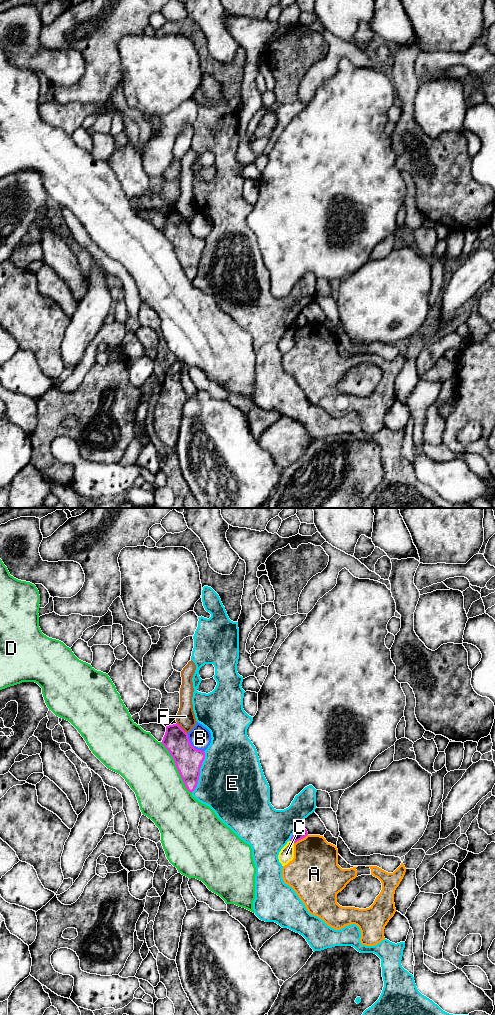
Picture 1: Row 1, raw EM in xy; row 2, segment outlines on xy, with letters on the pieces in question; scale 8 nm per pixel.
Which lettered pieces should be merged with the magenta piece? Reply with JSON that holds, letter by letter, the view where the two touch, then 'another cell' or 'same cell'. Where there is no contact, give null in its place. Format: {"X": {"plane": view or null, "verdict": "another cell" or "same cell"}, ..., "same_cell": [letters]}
{"A": {"plane": "xy", "verdict": "another cell"}, "B": {"plane": "xy", "verdict": "another cell"}, "C": {"plane": "xy", "verdict": "another cell"}, "D": {"plane": "xy", "verdict": "another cell"}, "E": {"plane": "xy", "verdict": "another cell"}, "F": {"plane": "xy", "verdict": "another cell"}, "same_cell": []}

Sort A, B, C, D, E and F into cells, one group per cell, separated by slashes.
A / B / C / D / E / F

